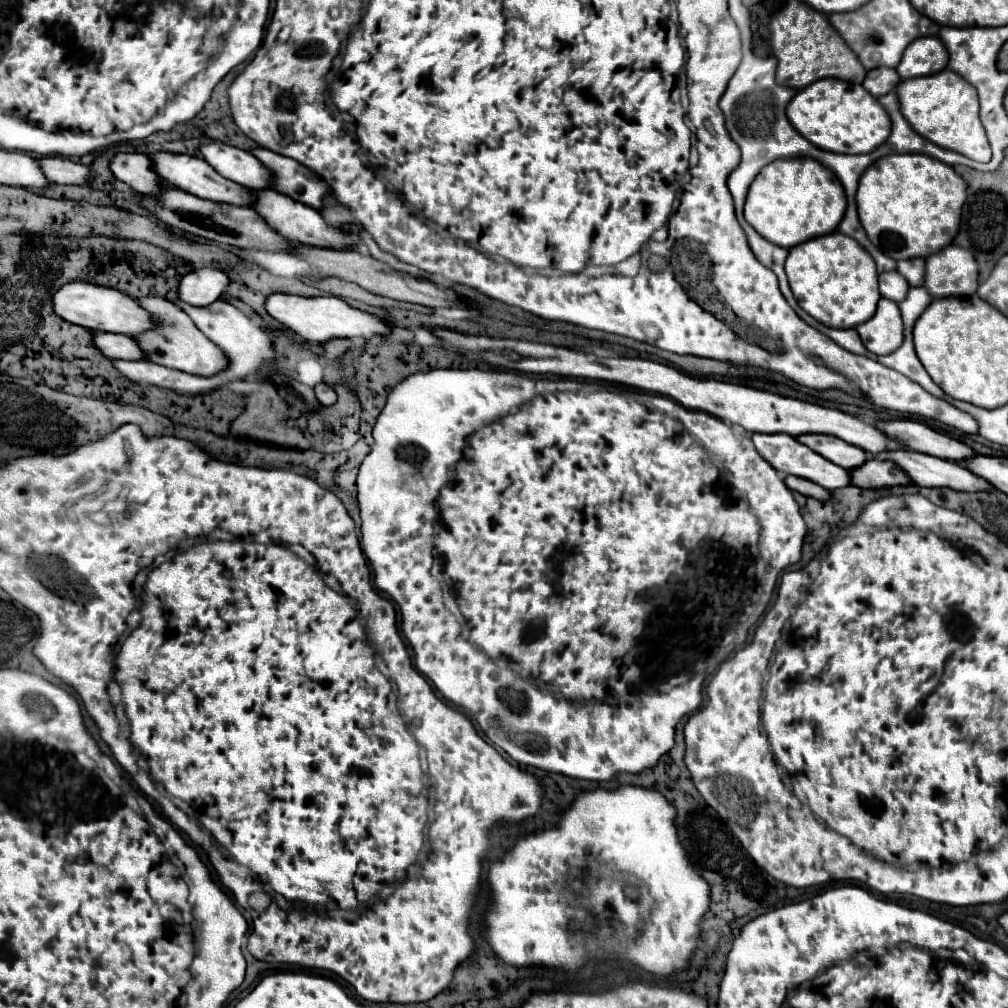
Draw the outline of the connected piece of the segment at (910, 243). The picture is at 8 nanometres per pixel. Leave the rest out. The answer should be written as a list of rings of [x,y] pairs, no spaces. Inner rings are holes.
[[[893,153],[875,161],[861,175],[855,197],[867,237],[879,251],[895,261],[911,257],[925,259],[945,245],[951,245],[959,231],[965,199],[965,181],[953,167],[917,153]]]

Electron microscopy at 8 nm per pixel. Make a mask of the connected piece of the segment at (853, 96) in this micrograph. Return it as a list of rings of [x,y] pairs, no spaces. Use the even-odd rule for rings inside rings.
[[[821,79],[801,89],[787,105],[787,117],[807,141],[833,153],[869,153],[887,141],[891,129],[881,103],[871,93],[865,93],[863,85],[841,79]]]

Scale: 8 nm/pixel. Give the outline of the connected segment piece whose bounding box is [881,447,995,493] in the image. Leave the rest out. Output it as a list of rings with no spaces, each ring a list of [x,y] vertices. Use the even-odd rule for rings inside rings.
[[[901,447],[885,453],[885,457],[881,459],[891,459],[899,467],[905,467],[911,481],[921,487],[947,487],[953,491],[967,491],[967,493],[995,491],[995,487],[989,481],[977,477],[965,465],[945,461],[933,455],[925,455],[919,451]]]

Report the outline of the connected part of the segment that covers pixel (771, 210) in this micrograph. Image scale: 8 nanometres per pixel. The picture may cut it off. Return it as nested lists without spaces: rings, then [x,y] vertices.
[[[777,159],[763,167],[749,187],[745,201],[747,223],[767,241],[793,247],[801,241],[831,233],[845,213],[845,193],[837,177],[815,159]]]

